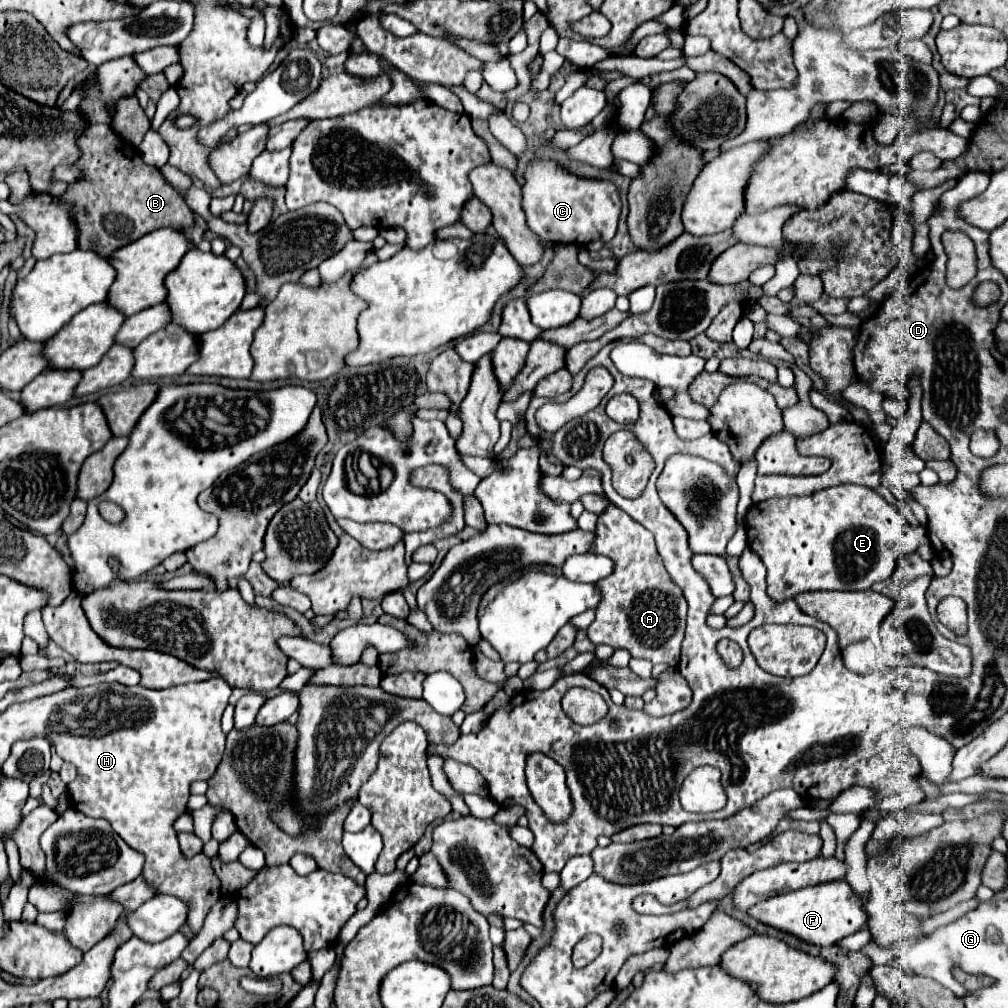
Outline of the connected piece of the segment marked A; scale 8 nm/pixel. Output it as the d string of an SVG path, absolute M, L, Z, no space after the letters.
M608 504L598 518L596 542L592 542L590 552L612 558L614 570L608 578L602 578L596 584L602 600L596 608L596 620L588 628L588 638L594 644L626 648L632 658L646 658L652 664L664 662L666 666L678 666L686 626L686 600L682 590L664 570L652 534L636 520L628 518L624 510Z

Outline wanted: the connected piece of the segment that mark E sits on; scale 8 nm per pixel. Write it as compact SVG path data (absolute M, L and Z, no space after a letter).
M856 484L824 488L802 498L770 498L758 502L746 514L746 534L750 548L762 558L768 570L768 596L774 600L786 600L806 590L868 590L874 582L890 578L896 562L904 554L912 554L928 542L926 528L908 528L898 508L888 504L876 490Z

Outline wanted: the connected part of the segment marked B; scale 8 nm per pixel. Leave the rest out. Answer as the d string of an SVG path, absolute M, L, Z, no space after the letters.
M96 124L78 136L80 158L76 168L86 180L78 178L68 184L68 190L58 198L64 204L74 204L72 218L78 230L78 248L94 250L108 258L114 250L142 238L156 228L190 230L196 220L184 198L174 192L164 180L156 166L142 160L138 148L120 138L110 126Z

